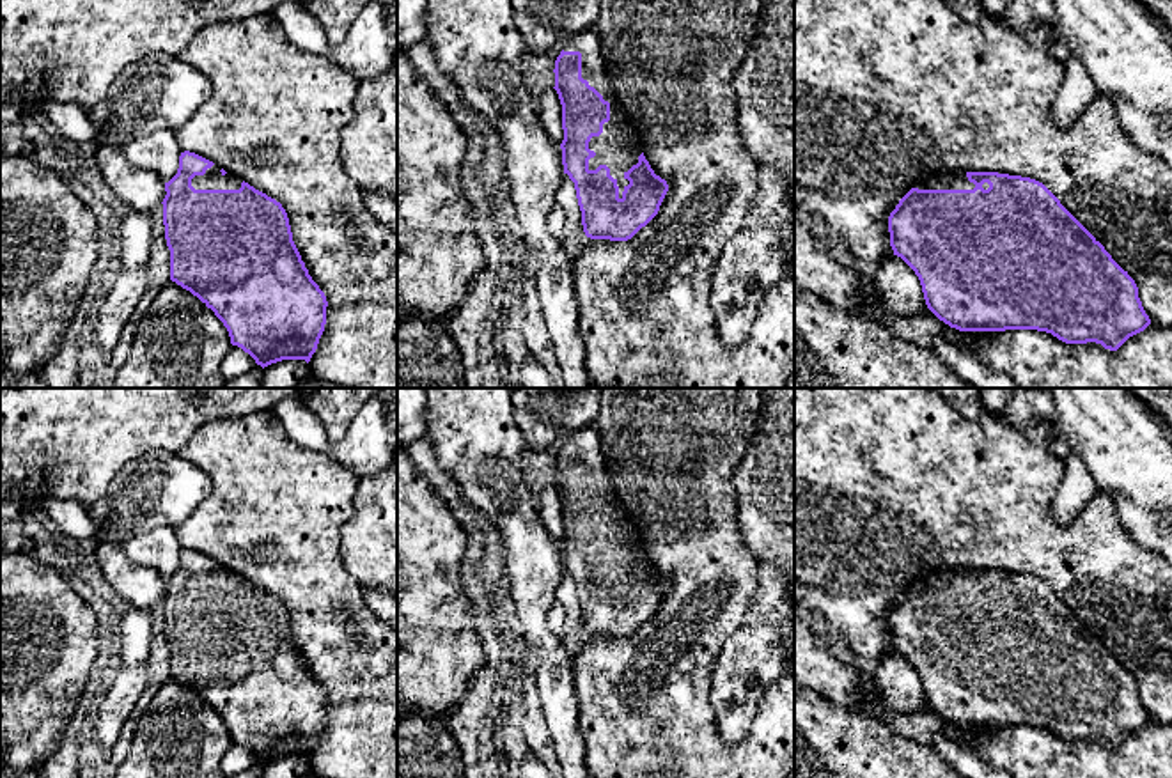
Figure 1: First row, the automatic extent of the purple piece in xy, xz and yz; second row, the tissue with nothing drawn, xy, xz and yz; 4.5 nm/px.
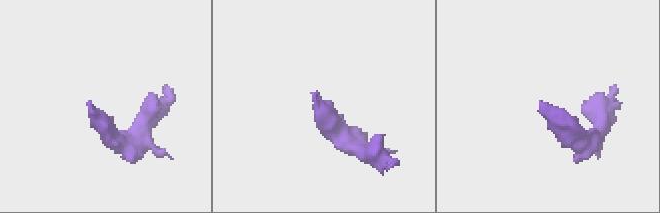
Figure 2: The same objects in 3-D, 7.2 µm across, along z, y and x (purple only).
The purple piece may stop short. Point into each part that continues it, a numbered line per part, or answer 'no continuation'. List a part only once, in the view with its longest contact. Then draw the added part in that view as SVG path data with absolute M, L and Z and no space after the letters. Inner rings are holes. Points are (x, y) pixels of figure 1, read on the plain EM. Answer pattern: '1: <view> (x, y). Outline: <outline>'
1: xz (617, 544). Outline: M587 425L567 436L562 447L582 450L582 475L610 500L610 517L603 521L603 530L589 539L589 546L596 549L589 556L589 567L606 562L617 578L619 595L622 595L629 581L624 571L638 560L642 544L606 473L599 434L594 425Z

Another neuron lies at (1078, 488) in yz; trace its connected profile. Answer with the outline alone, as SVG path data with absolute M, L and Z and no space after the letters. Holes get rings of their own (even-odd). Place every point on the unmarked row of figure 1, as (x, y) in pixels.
M1078 455L1066 457L1066 473L1055 494L1051 512L1060 525L1071 525L1096 494L1096 482Z

